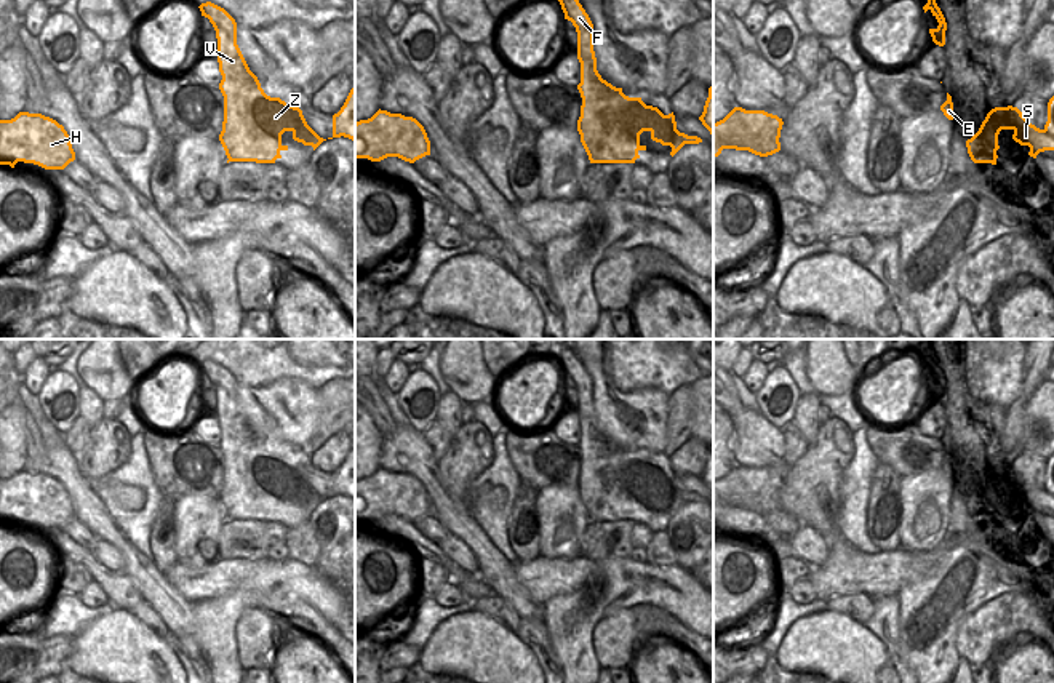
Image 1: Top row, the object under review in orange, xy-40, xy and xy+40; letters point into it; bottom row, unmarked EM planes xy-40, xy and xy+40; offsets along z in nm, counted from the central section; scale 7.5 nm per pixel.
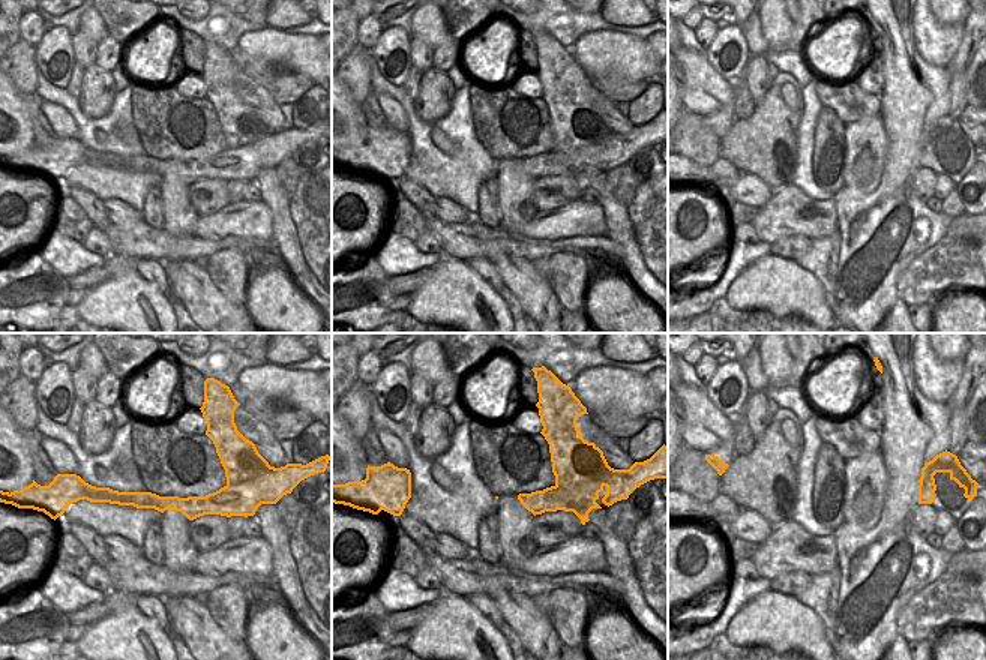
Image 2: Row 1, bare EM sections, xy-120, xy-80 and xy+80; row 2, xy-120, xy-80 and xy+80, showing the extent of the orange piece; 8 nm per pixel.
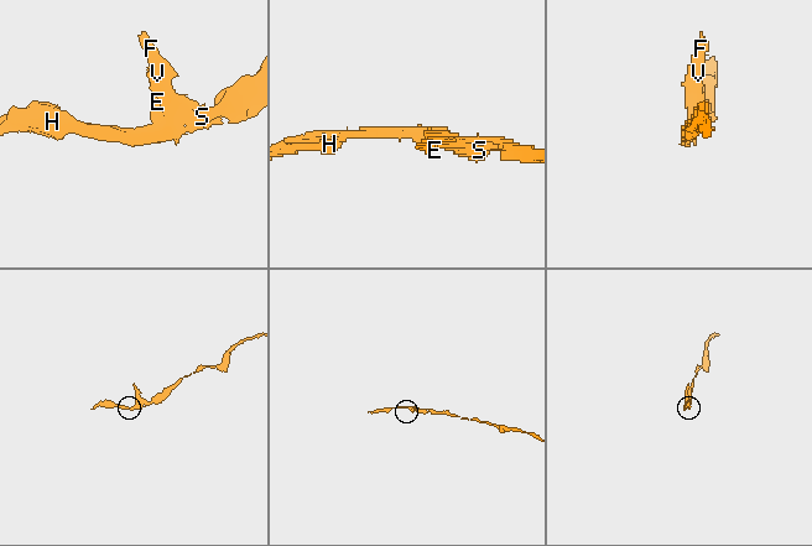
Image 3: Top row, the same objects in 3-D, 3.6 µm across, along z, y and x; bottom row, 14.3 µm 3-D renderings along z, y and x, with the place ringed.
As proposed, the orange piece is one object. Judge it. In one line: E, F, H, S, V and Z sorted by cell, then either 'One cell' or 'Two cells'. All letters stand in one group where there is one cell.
Groups: E F S V Z / H. Two cells

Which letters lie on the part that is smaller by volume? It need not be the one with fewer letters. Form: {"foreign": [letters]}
{"foreign": ["E", "F", "S", "V", "Z"]}

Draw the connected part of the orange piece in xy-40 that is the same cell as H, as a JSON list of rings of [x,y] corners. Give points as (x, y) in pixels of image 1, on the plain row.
[[[29,470],[0,478],[0,523],[14,526],[24,520],[45,528],[64,528],[74,518],[70,496],[56,478]]]

